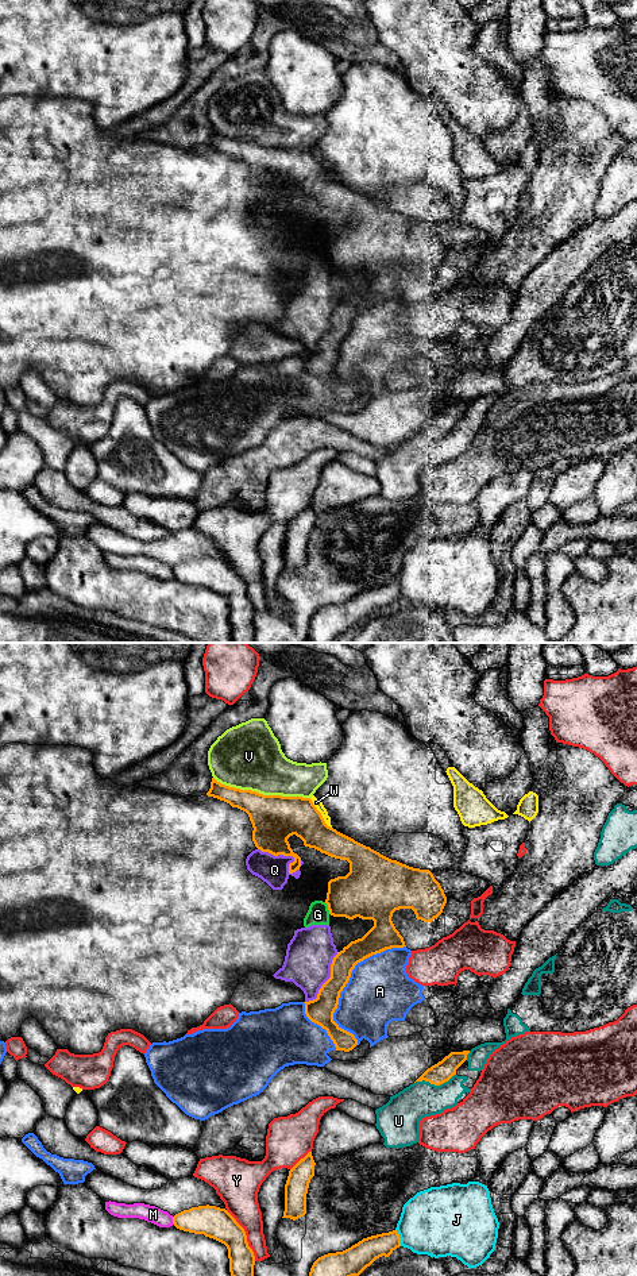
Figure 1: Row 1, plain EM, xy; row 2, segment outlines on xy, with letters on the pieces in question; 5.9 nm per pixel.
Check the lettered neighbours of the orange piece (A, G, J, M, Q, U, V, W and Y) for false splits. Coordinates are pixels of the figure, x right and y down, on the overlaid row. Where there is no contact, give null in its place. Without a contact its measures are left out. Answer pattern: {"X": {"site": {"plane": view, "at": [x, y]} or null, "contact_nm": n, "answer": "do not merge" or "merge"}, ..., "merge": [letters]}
{"A": {"site": {"plane": "xy", "at": [347, 982]}, "contact_nm": 650, "answer": "do not merge"}, "G": {"site": {"plane": "xy", "at": [328, 908]}, "contact_nm": 80, "answer": "do not merge"}, "J": {"site": {"plane": "xy", "at": [398, 1237]}, "contact_nm": 110, "answer": "do not merge"}, "M": {"site": {"plane": "xy", "at": [173, 1221]}, "contact_nm": 50, "answer": "do not merge"}, "Q": {"site": {"plane": "xy", "at": [288, 855]}, "contact_nm": 280, "answer": "do not merge"}, "U": {"site": {"plane": "xy", "at": [435, 1084]}, "contact_nm": 260, "answer": "do not merge"}, "V": {"site": {"plane": "xy", "at": [262, 794]}, "contact_nm": 600, "answer": "do not merge"}, "W": {"site": {"plane": "xy", "at": [320, 813]}, "contact_nm": 220, "answer": "do not merge"}, "Y": {"site": {"plane": "xy", "at": [246, 1236]}, "contact_nm": 360, "answer": "do not merge"}, "merge": []}

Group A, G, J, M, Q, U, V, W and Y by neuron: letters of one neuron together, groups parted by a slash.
A / G Q / J / M / U / V / W / Y

